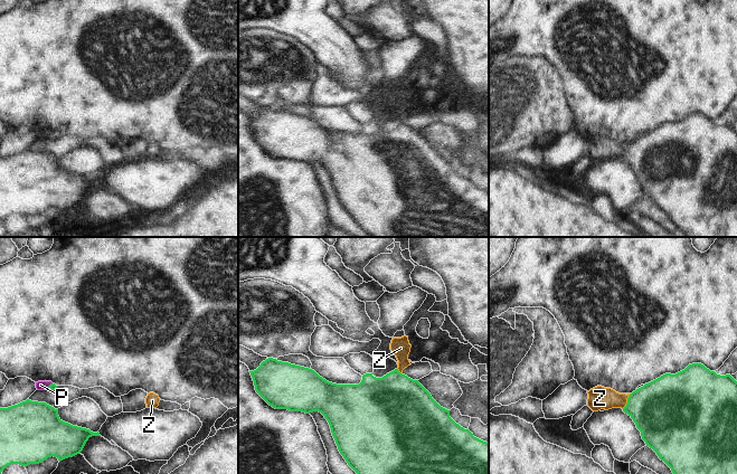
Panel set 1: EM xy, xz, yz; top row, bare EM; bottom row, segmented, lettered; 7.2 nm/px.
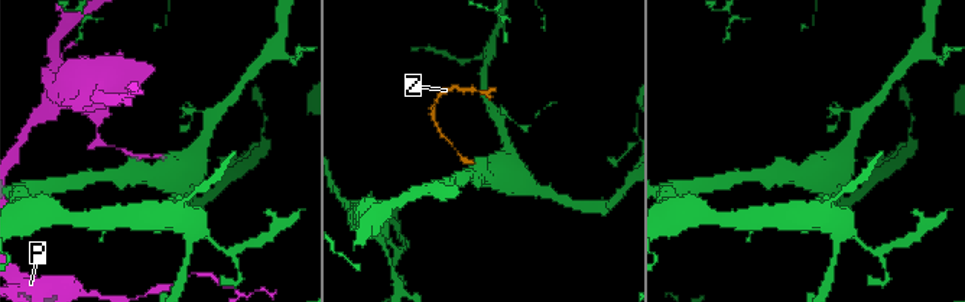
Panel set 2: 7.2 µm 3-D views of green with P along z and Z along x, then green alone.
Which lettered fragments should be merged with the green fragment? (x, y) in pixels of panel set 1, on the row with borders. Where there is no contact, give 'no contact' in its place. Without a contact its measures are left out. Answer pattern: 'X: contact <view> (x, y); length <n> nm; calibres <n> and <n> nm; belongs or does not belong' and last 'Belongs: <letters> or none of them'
P: contact xy (49, 386); length 80 nm; calibres 50 and 60 nm; does not belong
Z: contact yz (627, 401); length 130 nm; calibres 420 and 160 nm; belongs
Belongs: Z

